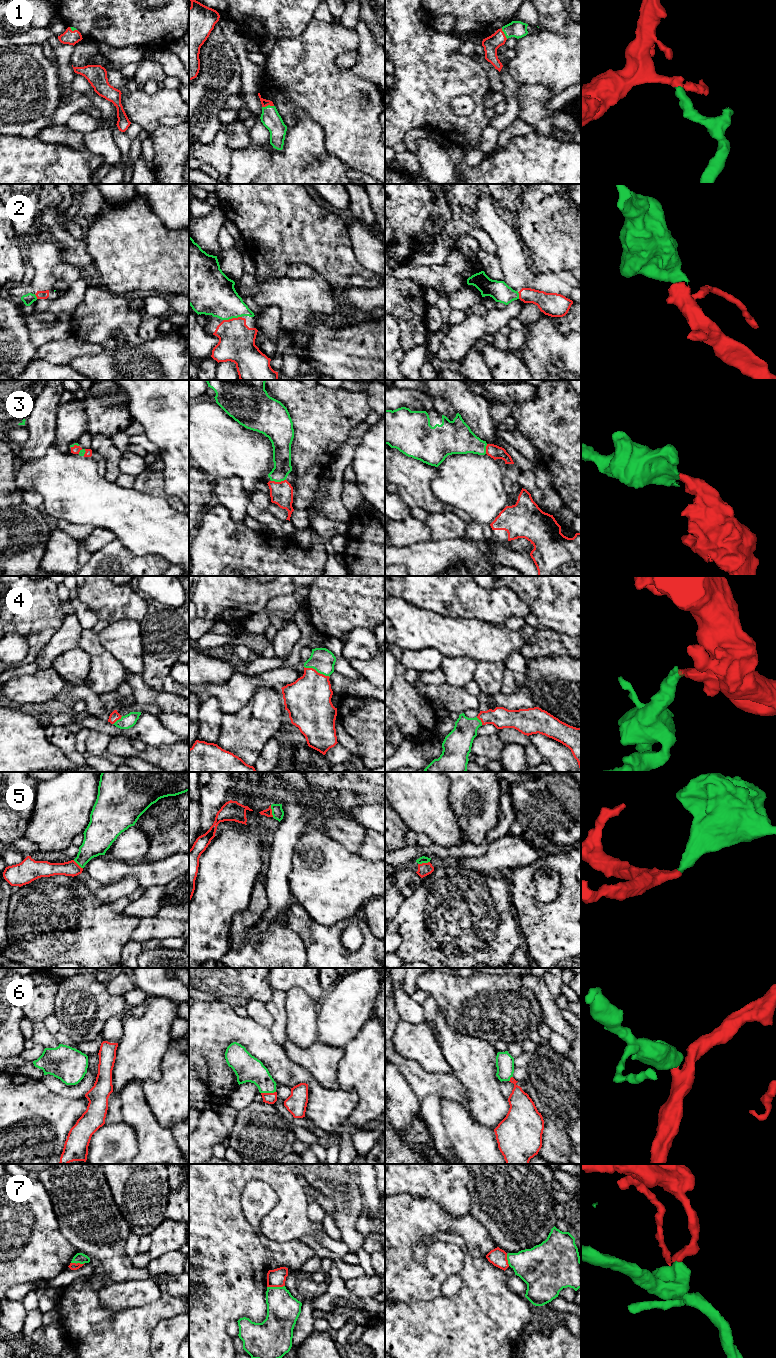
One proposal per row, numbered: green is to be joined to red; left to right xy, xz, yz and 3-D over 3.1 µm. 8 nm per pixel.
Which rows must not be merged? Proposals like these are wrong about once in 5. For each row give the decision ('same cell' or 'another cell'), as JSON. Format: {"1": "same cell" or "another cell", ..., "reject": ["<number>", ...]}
{"1": "same cell", "2": "same cell", "3": "same cell", "4": "same cell", "5": "same cell", "6": "same cell", "7": "another cell", "reject": ["7"]}

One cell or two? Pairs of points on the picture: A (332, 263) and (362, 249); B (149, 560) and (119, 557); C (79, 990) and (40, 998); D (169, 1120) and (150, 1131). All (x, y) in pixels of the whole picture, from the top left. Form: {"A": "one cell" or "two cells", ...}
{"A": "two cells", "B": "one cell", "C": "two cells", "D": "two cells"}

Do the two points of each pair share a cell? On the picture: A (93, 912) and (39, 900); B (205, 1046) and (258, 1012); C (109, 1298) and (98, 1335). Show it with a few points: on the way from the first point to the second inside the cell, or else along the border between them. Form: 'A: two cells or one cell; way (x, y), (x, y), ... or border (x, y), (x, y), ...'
A: one cell; way (80, 912), (52, 912)
B: two cells; border (248, 1015), (258, 1023), (269, 1028)
C: two cells; border (100, 1287), (103, 1306), (112, 1311), (130, 1308)

